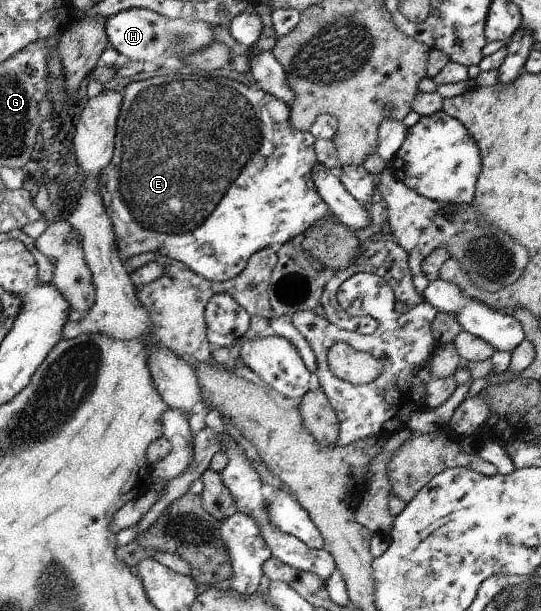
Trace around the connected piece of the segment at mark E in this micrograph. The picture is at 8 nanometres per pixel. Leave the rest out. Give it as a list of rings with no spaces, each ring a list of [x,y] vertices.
[[[175,74],[151,77],[142,81],[132,81],[124,89],[123,92],[124,100],[122,103],[122,110],[120,111],[118,117],[117,129],[115,132],[115,149],[114,154],[111,158],[110,164],[102,170],[100,174],[100,196],[102,196],[102,202],[104,202],[104,208],[106,208],[106,214],[110,217],[110,222],[112,222],[112,228],[114,228],[116,246],[121,248],[120,254],[124,262],[129,261],[132,256],[140,256],[144,253],[158,253],[168,258],[180,261],[188,268],[193,269],[200,276],[207,277],[209,281],[220,281],[224,282],[234,278],[239,272],[242,272],[244,268],[247,267],[248,259],[251,258],[255,252],[262,250],[263,248],[270,247],[271,244],[285,244],[292,241],[293,238],[302,238],[302,235],[308,228],[312,228],[314,224],[320,222],[320,220],[325,220],[331,217],[328,205],[322,200],[322,197],[318,194],[316,190],[316,185],[312,180],[312,168],[316,166],[319,162],[317,161],[317,154],[315,153],[314,142],[316,139],[312,136],[310,131],[300,131],[292,129],[289,123],[289,117],[291,112],[291,106],[288,106],[286,102],[274,98],[272,94],[264,92],[264,90],[259,87],[246,86],[236,80],[230,80],[226,77],[204,77],[196,76],[196,78],[186,78],[186,76],[176,76]]]

